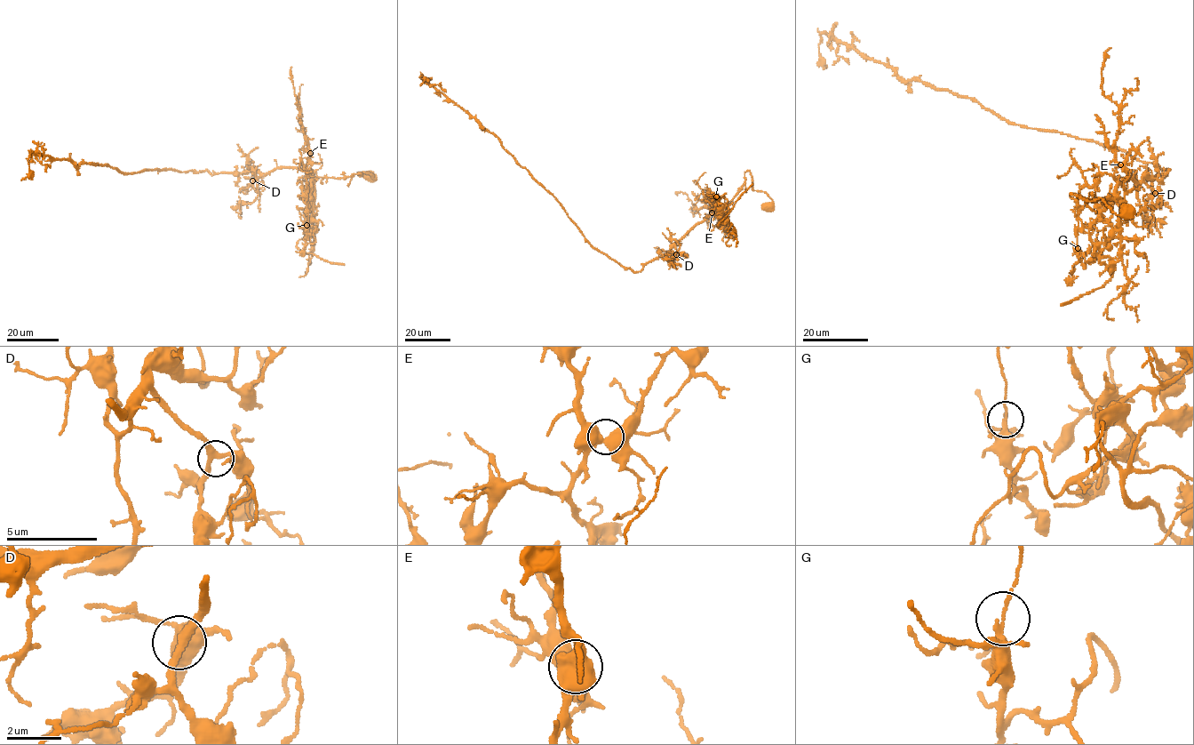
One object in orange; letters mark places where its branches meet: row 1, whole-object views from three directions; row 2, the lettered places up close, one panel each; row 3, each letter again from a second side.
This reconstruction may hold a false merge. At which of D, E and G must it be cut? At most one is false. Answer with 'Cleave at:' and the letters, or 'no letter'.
Cleave at: G

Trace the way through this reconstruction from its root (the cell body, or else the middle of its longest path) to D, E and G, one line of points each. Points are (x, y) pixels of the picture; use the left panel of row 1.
D: (372, 176), (315, 177), (304, 169), (279, 167), (258, 172), (252, 180)
E: (372, 176), (362, 172), (343, 179), (315, 177), (305, 167), (310, 153)
G: (372, 176), (362, 172), (360, 176), (315, 179), (314, 212), (306, 219), (306, 212), (306, 225)

